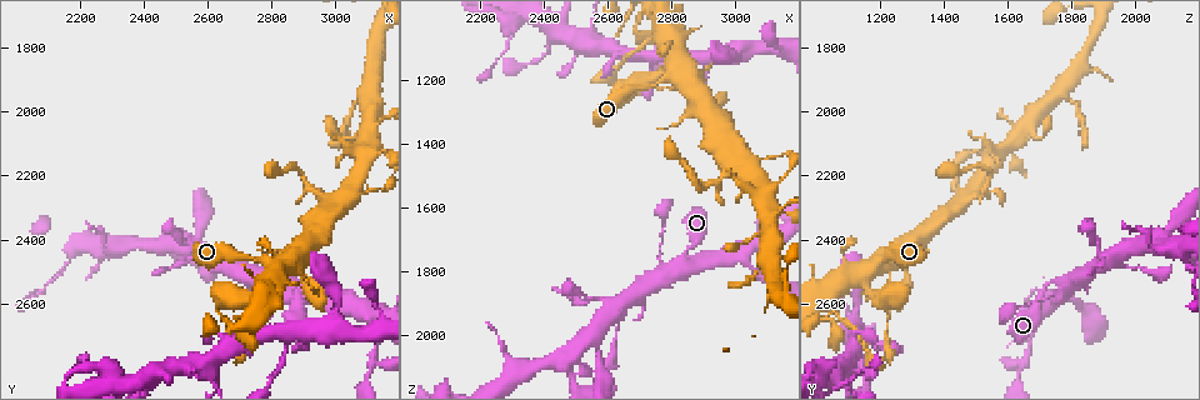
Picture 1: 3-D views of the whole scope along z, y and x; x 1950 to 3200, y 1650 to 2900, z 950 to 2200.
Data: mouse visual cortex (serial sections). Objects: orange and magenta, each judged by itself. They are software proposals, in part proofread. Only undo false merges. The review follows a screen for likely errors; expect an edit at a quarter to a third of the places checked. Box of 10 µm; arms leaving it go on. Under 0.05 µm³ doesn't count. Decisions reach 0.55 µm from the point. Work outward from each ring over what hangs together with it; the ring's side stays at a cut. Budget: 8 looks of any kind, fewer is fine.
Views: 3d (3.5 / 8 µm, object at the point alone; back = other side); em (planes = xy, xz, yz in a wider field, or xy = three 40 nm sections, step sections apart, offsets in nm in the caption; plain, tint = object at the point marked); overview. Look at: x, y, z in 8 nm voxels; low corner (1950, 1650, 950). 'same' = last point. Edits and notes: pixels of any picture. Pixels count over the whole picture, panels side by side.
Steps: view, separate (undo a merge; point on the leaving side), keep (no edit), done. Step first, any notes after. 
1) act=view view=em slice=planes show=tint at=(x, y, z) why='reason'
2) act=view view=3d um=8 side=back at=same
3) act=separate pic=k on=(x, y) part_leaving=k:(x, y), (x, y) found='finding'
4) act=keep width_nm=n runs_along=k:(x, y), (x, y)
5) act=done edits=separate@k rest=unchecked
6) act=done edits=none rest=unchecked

act=view view=3d um=8 at=(2840, 2530, 1770) why='a narrow waist'

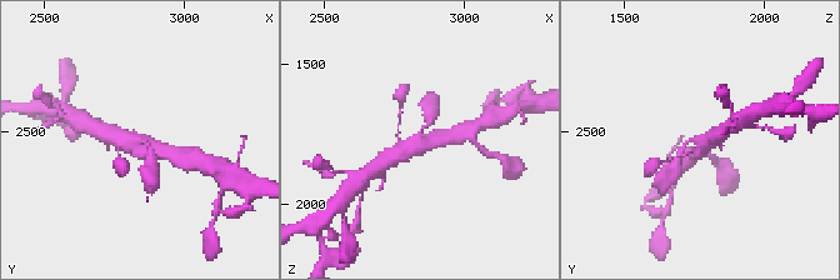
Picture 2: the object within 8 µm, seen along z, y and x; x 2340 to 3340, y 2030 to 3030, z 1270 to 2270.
act=view view=em slice=planes show=tint at=same why='need the tissue'

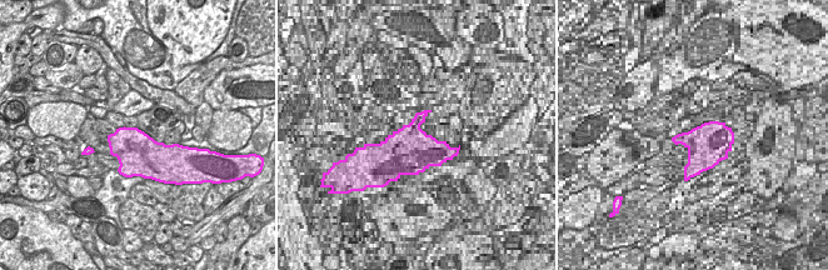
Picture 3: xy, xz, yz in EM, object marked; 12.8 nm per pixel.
act=keep arms=4 arm_widths_nm=100,200,400,500 runs_along=2:(430, 118), (410, 148), (388, 159) found='all the same cell'

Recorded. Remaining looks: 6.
act=view view=3d um=3.5 at=(2800, 2470, 1190) why='thin arm on a thick one'

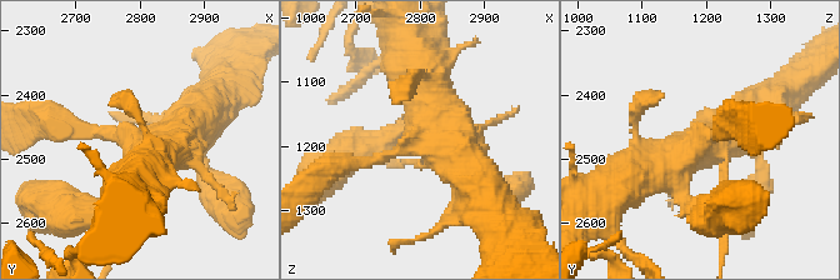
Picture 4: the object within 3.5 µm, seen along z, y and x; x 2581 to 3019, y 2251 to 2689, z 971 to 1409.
act=view view=em slice=xy step=3 show=tint at=(2815, 2475, 1195) why='need the tissue'

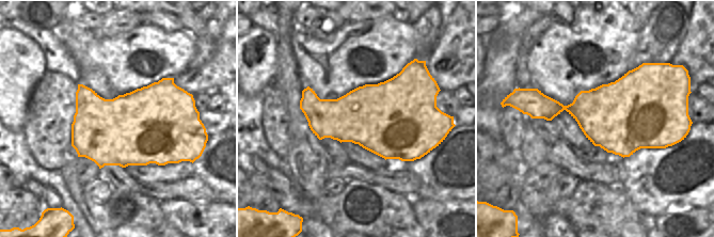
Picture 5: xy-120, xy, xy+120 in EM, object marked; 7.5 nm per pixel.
act=keep runs_along=4:(350, 164), (434, 141), (480, 193) found='one cell here'

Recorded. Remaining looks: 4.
act=view view=3d um=3.5 at=(3100, 2130, 1570) why='four or more arms meet'

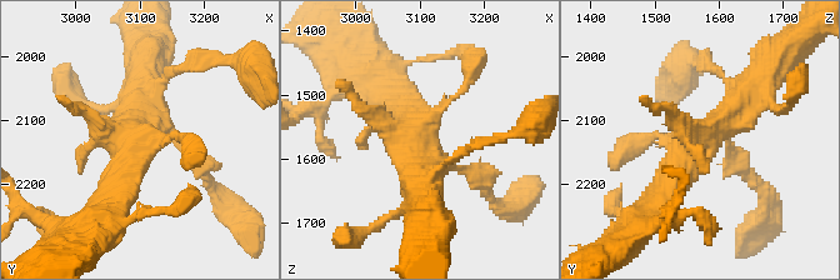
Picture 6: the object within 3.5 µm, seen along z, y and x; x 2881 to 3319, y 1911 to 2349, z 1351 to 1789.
act=view view=em slice=xy step=3 show=tint at=(3090, 2130, 1565)

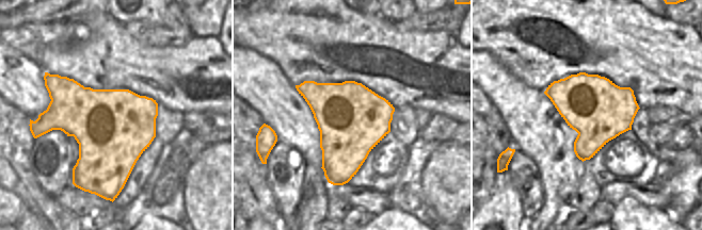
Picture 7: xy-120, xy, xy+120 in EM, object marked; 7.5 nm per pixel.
act=keep runs_along=6:(650, 206), (755, 84) found='all the same cell'

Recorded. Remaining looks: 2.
act=done edits=none rest=unchecked

